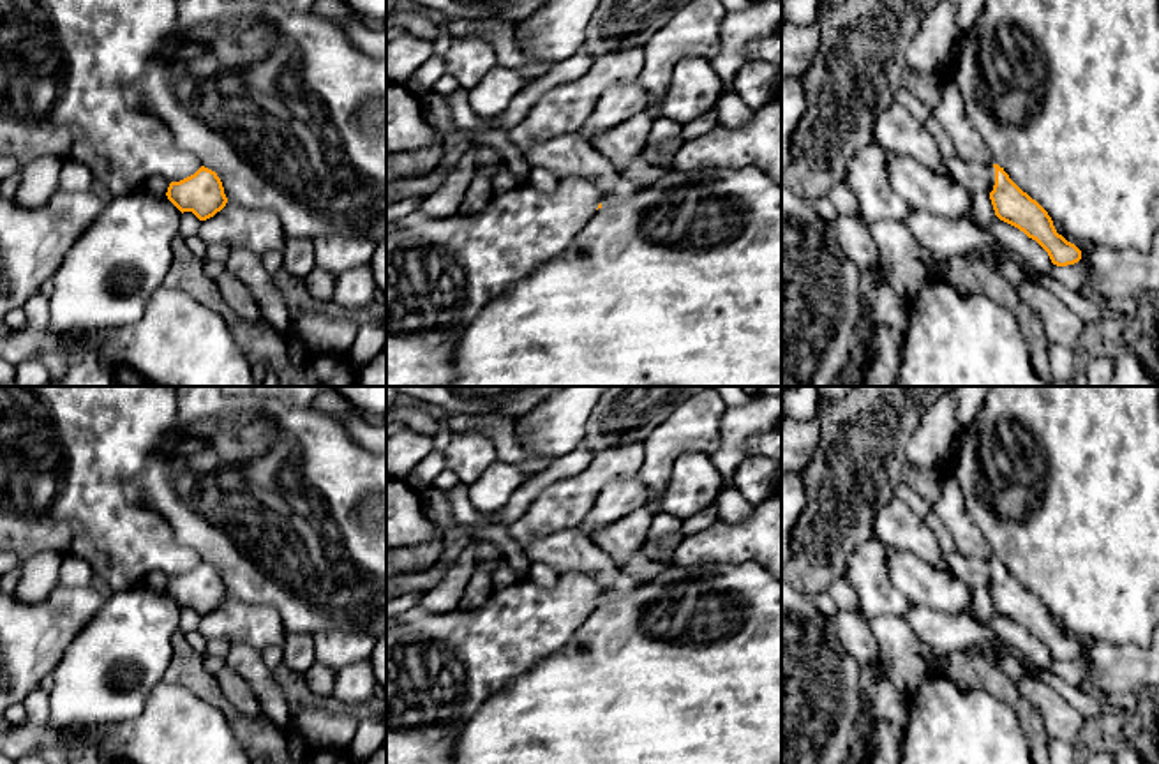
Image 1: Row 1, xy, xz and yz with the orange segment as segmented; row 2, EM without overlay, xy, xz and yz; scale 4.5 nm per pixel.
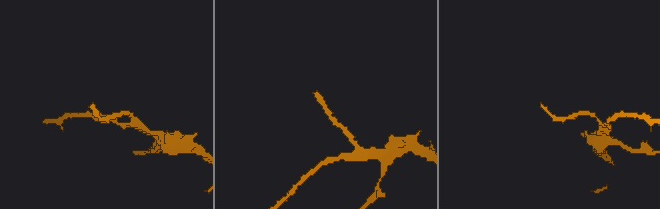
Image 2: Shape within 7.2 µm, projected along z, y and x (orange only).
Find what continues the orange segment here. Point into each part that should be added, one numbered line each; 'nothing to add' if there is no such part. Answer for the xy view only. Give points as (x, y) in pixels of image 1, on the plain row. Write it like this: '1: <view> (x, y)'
nothing to add

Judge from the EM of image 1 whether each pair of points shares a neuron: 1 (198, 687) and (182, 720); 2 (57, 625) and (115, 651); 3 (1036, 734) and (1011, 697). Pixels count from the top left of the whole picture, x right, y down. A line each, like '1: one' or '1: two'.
1: two
2: two
3: one

